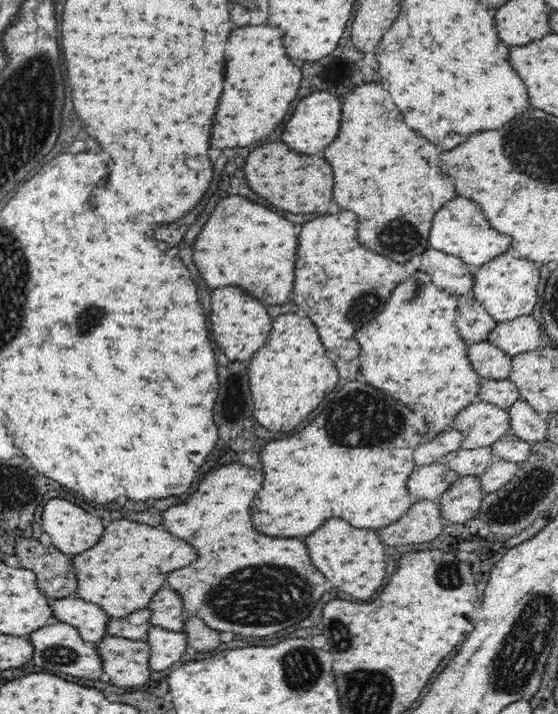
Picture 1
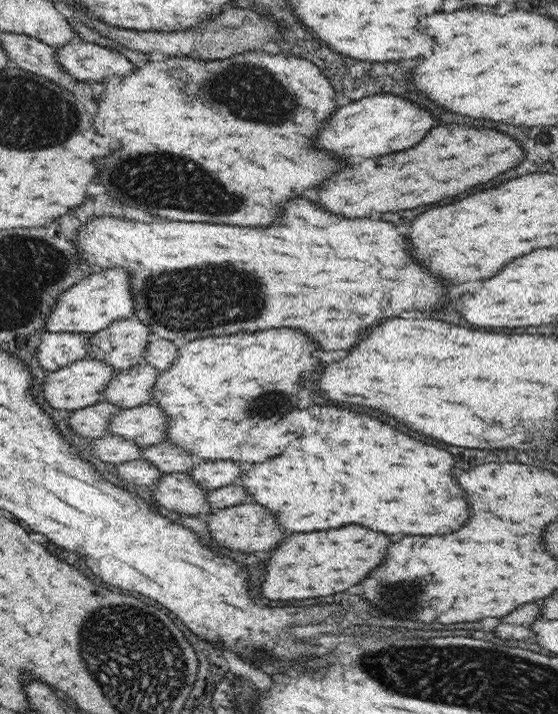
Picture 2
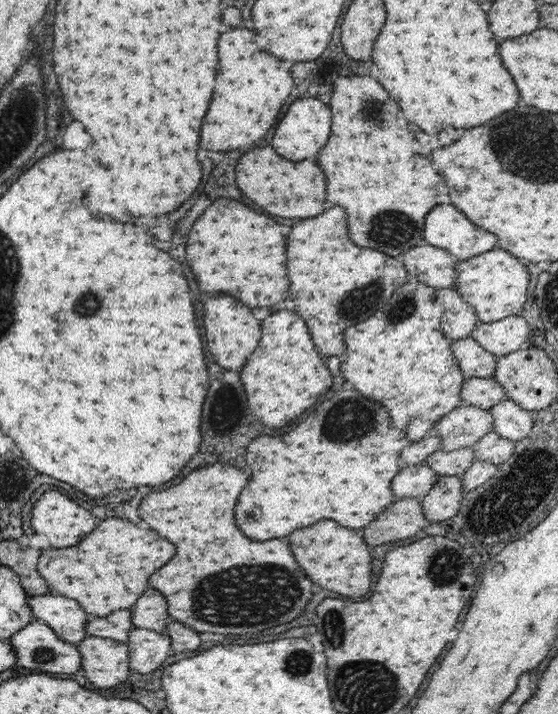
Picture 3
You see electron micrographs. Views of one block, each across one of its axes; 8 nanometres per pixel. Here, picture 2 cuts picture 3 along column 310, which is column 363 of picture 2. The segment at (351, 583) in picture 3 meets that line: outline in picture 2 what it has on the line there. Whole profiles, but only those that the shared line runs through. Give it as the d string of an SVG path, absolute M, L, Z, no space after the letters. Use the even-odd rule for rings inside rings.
M357 524L337 528L337 532L325 530L287 536L267 562L261 594L269 600L305 600L343 592L367 578L369 572L381 564L389 544L391 540L385 534Z

